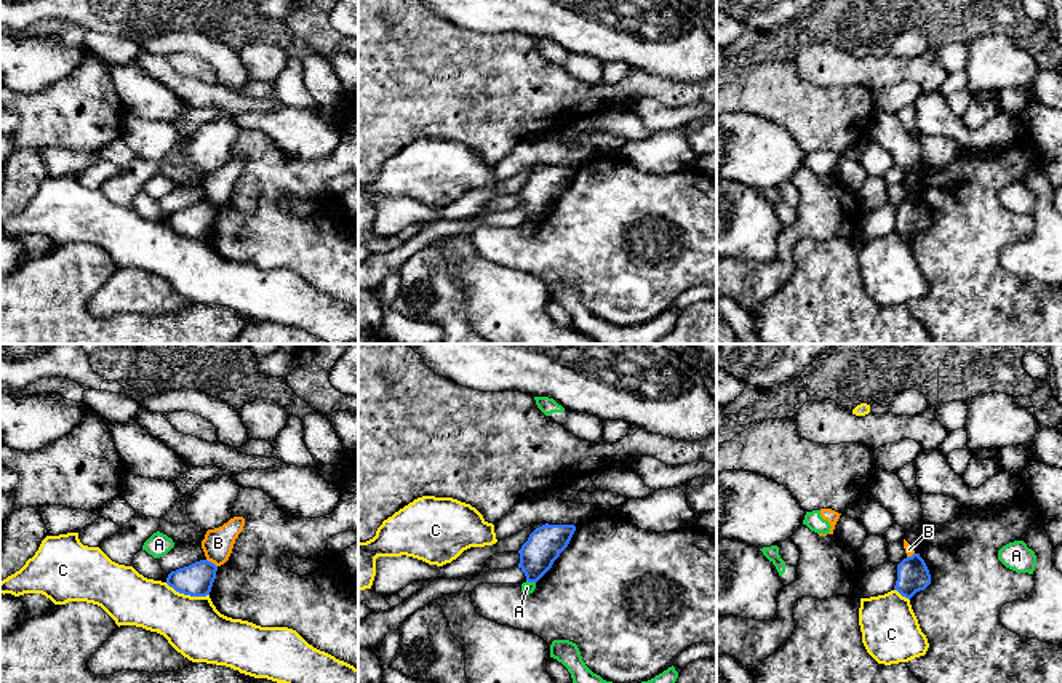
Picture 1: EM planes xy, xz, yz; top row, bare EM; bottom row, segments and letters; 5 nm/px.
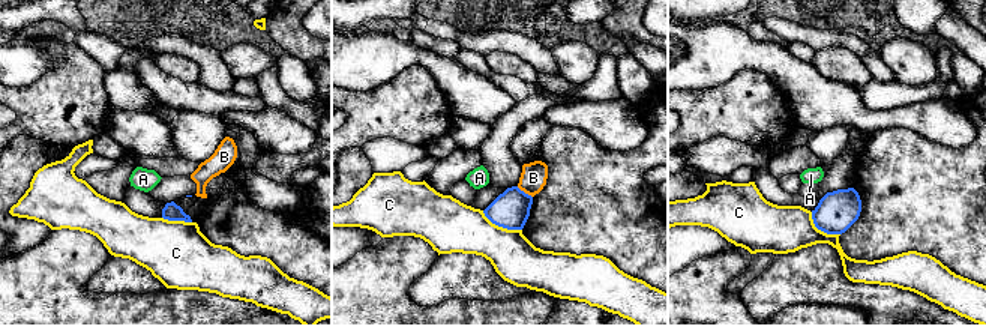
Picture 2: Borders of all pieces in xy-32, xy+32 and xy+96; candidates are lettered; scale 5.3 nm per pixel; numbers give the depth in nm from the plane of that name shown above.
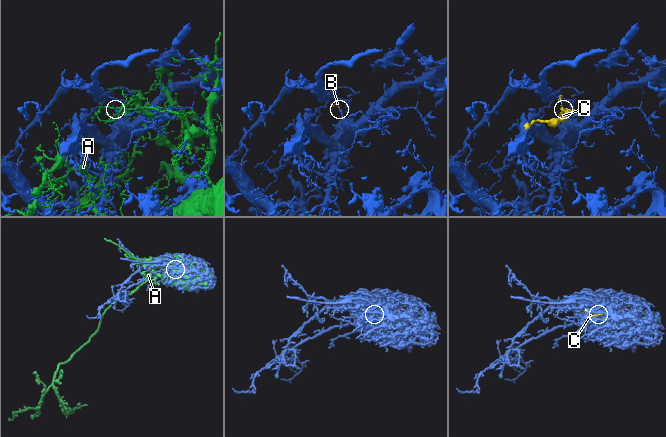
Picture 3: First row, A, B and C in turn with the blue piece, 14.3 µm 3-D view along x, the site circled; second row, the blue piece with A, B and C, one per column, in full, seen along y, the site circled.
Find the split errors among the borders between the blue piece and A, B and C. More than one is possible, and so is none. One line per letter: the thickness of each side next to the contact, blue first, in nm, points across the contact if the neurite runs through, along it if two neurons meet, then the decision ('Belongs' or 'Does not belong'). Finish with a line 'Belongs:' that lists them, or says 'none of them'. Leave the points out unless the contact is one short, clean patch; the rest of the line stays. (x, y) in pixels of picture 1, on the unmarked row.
A: Thickness 180 nm (blue) against 60 nm. Does not belong
B: Thickness 160 nm (blue) against 150 nm. Boundary: xy (207, 200), (216, 208). Does not belong
C: Thickness 160 nm (blue) against 300 nm. Boundary: xy (165, 224), (184, 235), (208, 237). Does not belong
Belongs: none of them

